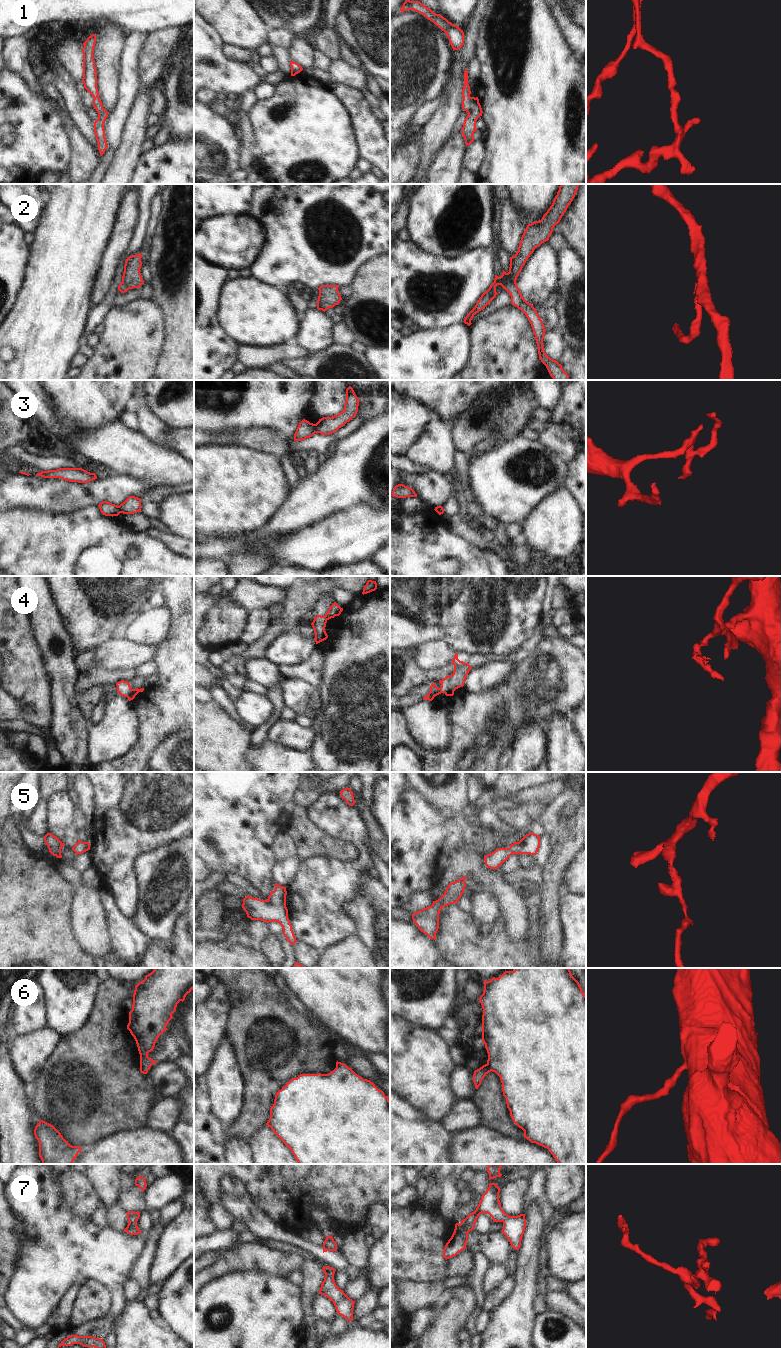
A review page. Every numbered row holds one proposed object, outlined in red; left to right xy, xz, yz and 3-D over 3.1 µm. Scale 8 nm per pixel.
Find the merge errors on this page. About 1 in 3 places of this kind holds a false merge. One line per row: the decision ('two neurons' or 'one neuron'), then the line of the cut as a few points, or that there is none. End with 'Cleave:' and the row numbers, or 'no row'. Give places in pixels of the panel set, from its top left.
1: one neuron; no cut
2: two neurons; cut in yz along (515, 281), (509, 281), (503, 288)
3: two neurons; cut in xz along (314, 424), (316, 432)
4: two neurons; cut in xy along (131, 689), (126, 696)
5: one neuron; no cut
6: one neuron; no cut
7: one neuron; no cut
Cleave: 2, 3, 4

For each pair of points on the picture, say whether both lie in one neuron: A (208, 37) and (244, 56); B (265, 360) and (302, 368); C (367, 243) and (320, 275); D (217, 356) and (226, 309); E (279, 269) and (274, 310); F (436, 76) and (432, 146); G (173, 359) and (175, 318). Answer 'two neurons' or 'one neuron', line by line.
A: two neurons
B: two neurons
C: one neuron
D: two neurons
E: two neurons
F: two neurons
G: one neuron

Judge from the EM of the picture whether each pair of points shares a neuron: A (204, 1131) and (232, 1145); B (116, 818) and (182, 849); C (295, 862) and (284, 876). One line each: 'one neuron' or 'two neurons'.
A: two neurons
B: two neurons
C: one neuron

